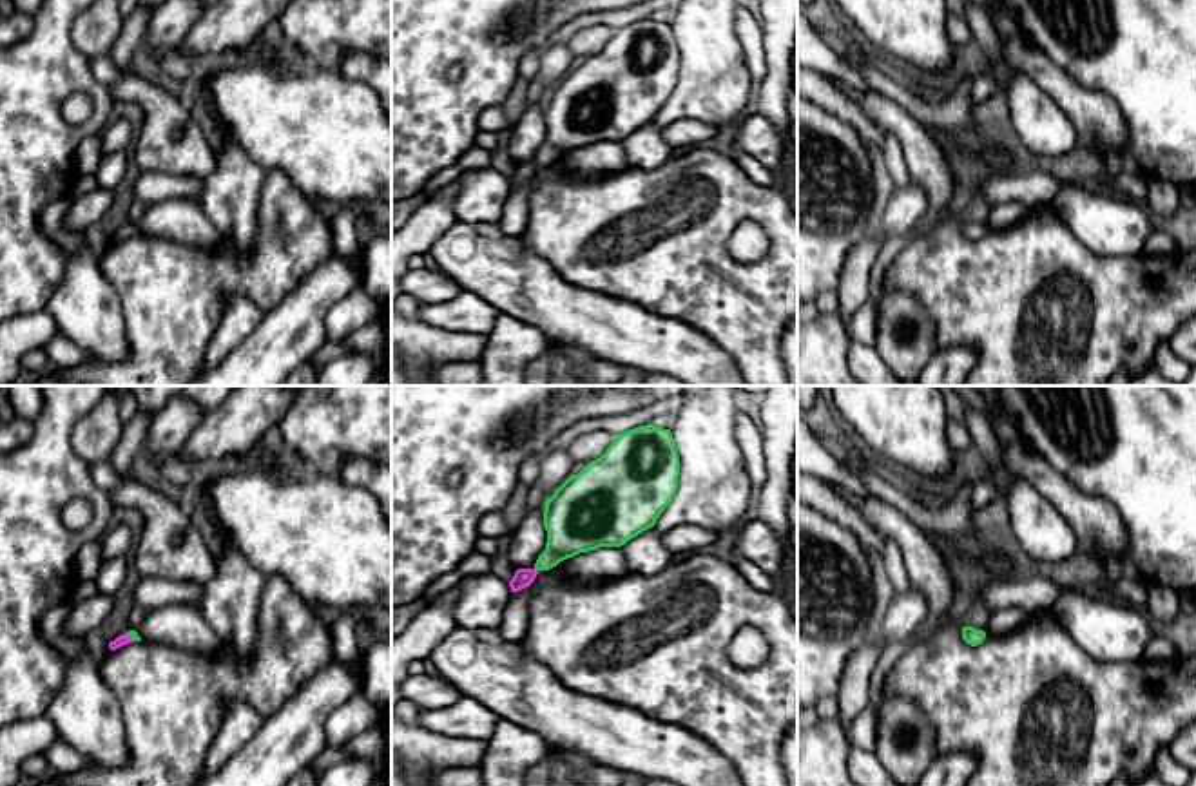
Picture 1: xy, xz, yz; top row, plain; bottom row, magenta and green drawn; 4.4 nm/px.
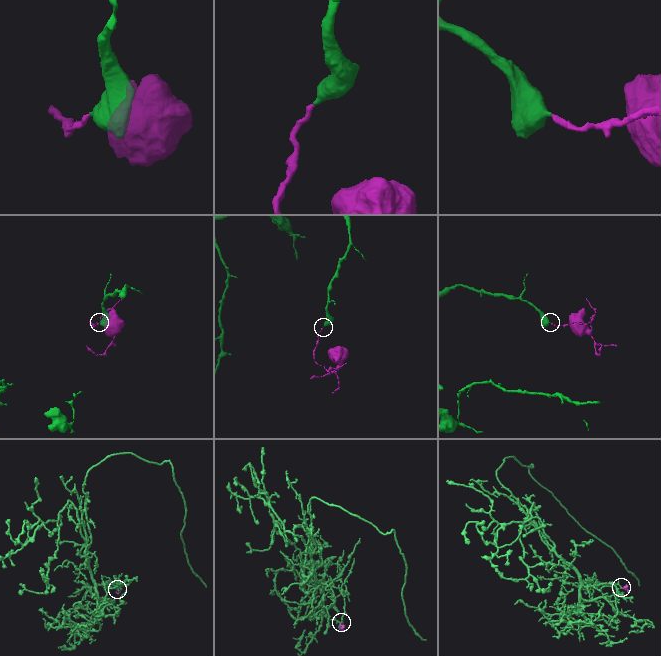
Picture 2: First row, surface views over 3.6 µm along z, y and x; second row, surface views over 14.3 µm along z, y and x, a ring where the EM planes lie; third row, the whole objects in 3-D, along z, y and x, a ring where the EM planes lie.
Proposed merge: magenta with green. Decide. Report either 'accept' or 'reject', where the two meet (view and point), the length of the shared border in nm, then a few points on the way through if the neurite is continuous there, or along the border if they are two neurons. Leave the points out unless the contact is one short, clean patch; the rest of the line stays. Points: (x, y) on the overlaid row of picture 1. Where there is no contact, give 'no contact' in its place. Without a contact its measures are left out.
accept; contact xy (129, 636); length 50 nm; way xy (124, 640), (129, 636), (133, 634)

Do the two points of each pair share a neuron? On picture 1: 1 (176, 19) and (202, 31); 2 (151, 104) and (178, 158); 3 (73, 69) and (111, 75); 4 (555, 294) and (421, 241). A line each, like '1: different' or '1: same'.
1: different
2: same
3: different
4: different

